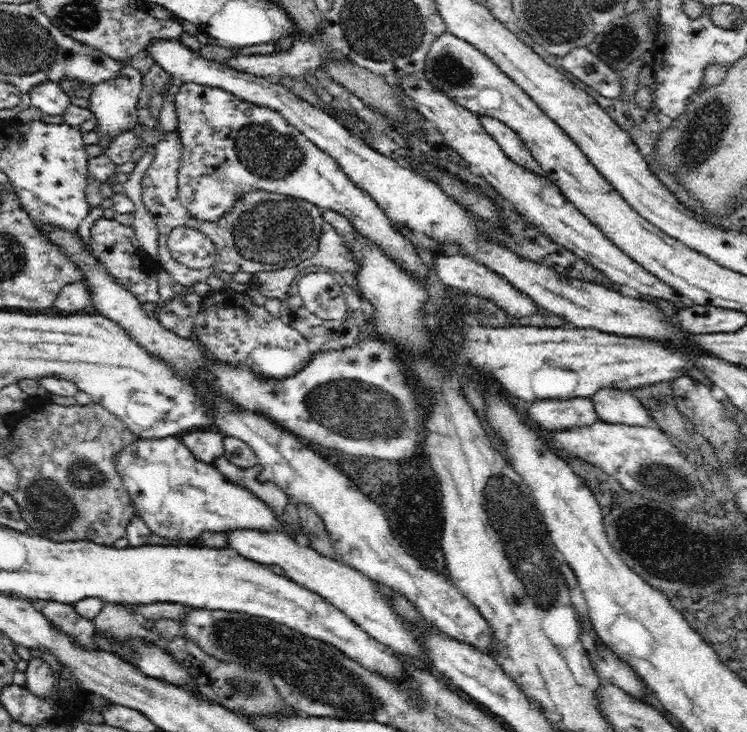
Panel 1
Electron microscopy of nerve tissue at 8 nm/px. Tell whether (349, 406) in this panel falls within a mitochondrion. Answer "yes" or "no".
yes

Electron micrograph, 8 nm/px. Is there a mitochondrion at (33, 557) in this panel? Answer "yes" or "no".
no

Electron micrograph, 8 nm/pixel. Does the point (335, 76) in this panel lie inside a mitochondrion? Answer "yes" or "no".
no

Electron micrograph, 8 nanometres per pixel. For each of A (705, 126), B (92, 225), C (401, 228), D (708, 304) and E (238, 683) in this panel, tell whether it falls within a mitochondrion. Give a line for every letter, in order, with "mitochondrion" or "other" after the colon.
A: mitochondrion
B: other
C: other
D: other
E: mitochondrion

